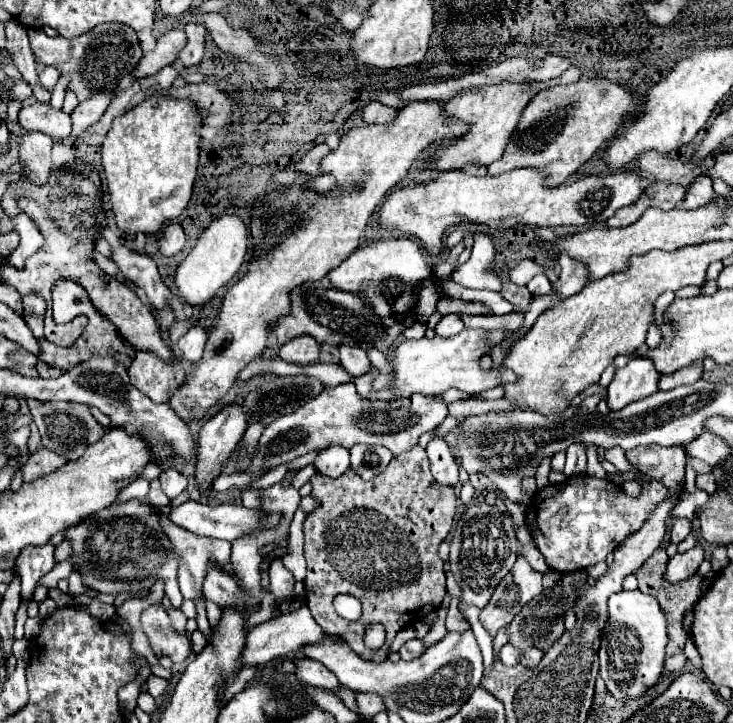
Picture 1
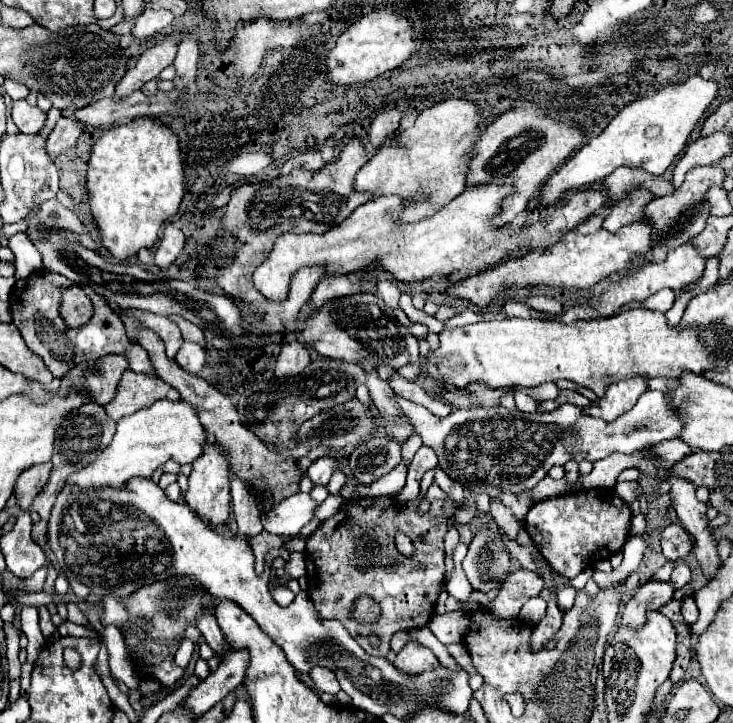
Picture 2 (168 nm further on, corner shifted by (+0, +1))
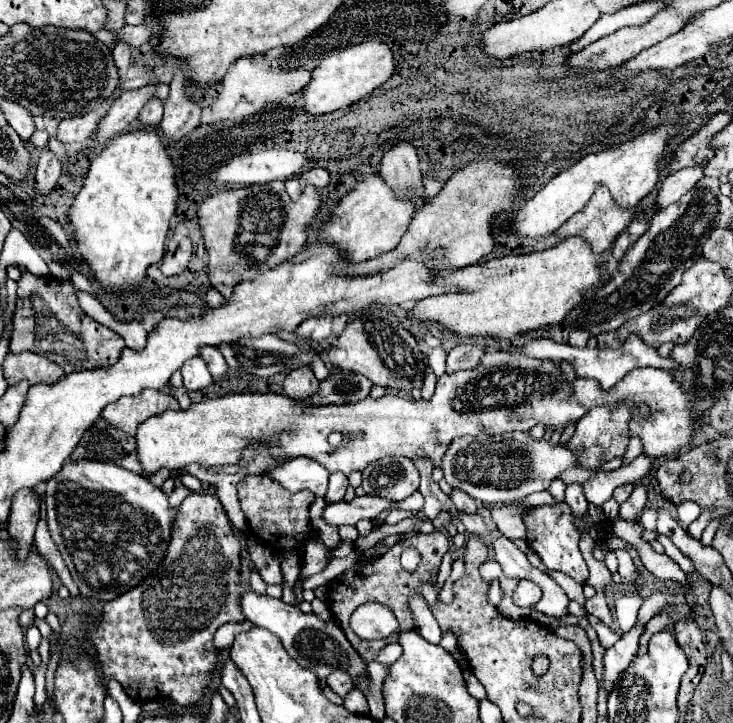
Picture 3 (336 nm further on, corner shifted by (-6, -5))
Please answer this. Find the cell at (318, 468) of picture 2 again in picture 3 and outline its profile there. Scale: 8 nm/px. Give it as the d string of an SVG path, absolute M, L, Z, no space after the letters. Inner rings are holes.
M298 456L296 460L288 460L276 470L270 470L268 476L274 476L284 488L290 488L292 492L310 490L316 496L324 496L328 488L328 470L318 464L316 460L308 460L304 456Z

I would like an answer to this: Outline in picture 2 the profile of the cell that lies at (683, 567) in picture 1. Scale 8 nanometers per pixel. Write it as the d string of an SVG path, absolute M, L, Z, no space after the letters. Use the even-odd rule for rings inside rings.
M648 582L634 590L632 598L624 604L620 624L626 628L642 628L646 624L646 612L660 610L666 602L672 600L674 586L672 582Z

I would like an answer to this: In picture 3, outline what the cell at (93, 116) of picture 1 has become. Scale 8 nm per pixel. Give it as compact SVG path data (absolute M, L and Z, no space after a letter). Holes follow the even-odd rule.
M44 150L40 154L40 158L38 158L38 166L36 166L36 174L34 174L34 178L36 178L36 192L48 194L54 188L54 184L58 182L60 174L62 174L60 158L54 152Z

